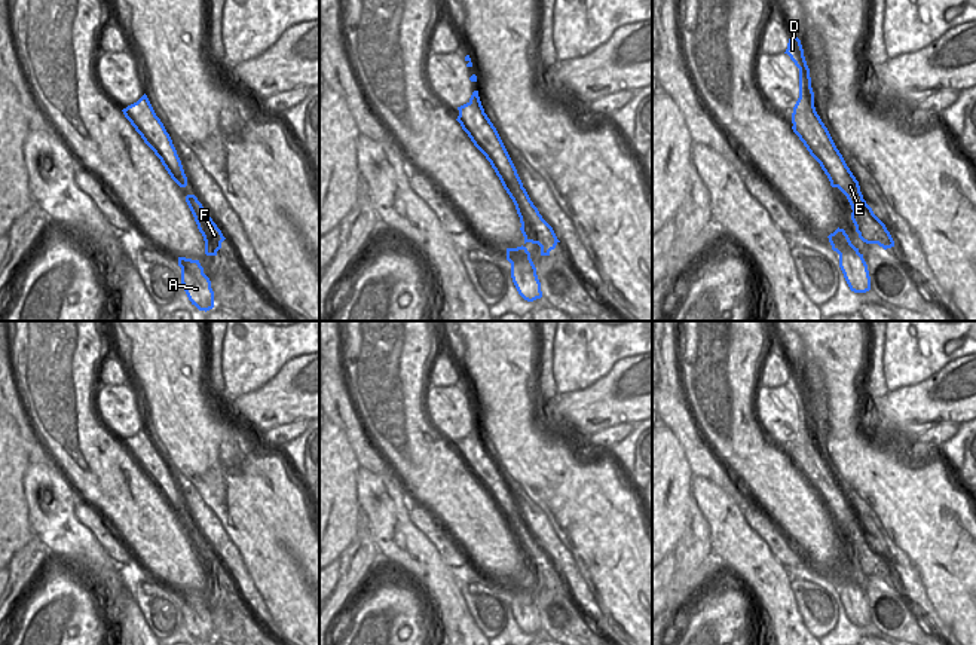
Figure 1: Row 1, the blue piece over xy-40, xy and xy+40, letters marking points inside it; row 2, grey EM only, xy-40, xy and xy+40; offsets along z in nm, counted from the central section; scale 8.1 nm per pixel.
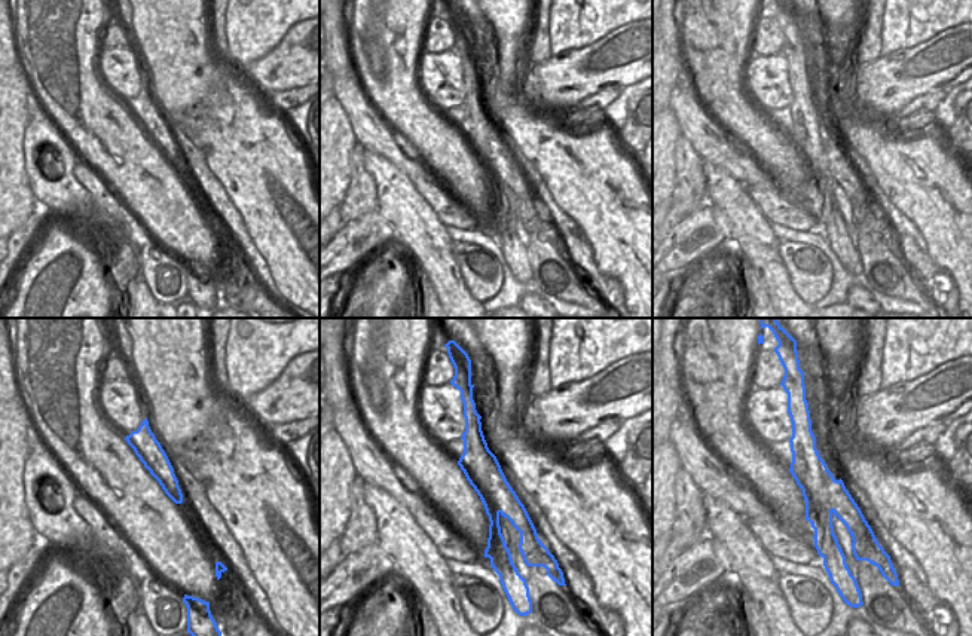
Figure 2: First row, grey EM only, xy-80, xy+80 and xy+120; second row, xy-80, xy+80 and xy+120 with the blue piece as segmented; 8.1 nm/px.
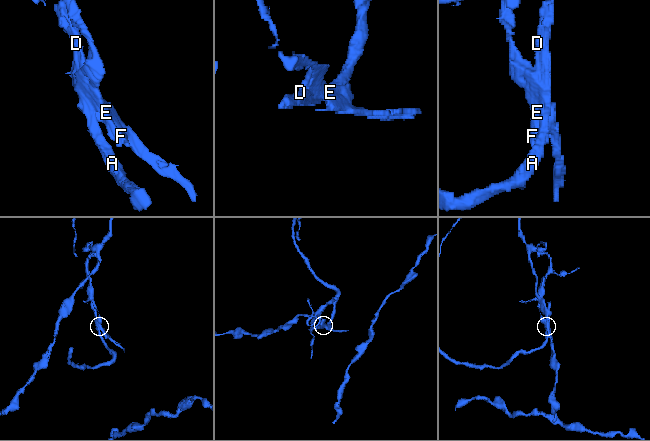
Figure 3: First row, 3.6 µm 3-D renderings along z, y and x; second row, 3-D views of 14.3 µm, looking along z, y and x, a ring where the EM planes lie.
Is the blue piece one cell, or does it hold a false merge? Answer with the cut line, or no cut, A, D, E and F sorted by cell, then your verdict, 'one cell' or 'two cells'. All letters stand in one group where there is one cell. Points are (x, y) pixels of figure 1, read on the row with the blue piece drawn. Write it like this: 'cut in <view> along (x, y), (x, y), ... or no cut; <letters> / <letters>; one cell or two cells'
cut in xy along (467, 103), (477, 107), (474, 122), (482, 150); A D / E F; two cells

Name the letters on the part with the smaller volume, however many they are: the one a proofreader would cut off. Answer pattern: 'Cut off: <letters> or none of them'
Cut off: A, D.

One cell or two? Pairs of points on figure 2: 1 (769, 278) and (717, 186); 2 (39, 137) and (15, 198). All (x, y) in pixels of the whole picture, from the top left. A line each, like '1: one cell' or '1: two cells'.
1: one cell
2: two cells

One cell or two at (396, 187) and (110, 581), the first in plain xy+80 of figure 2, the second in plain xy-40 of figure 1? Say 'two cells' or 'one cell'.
one cell

